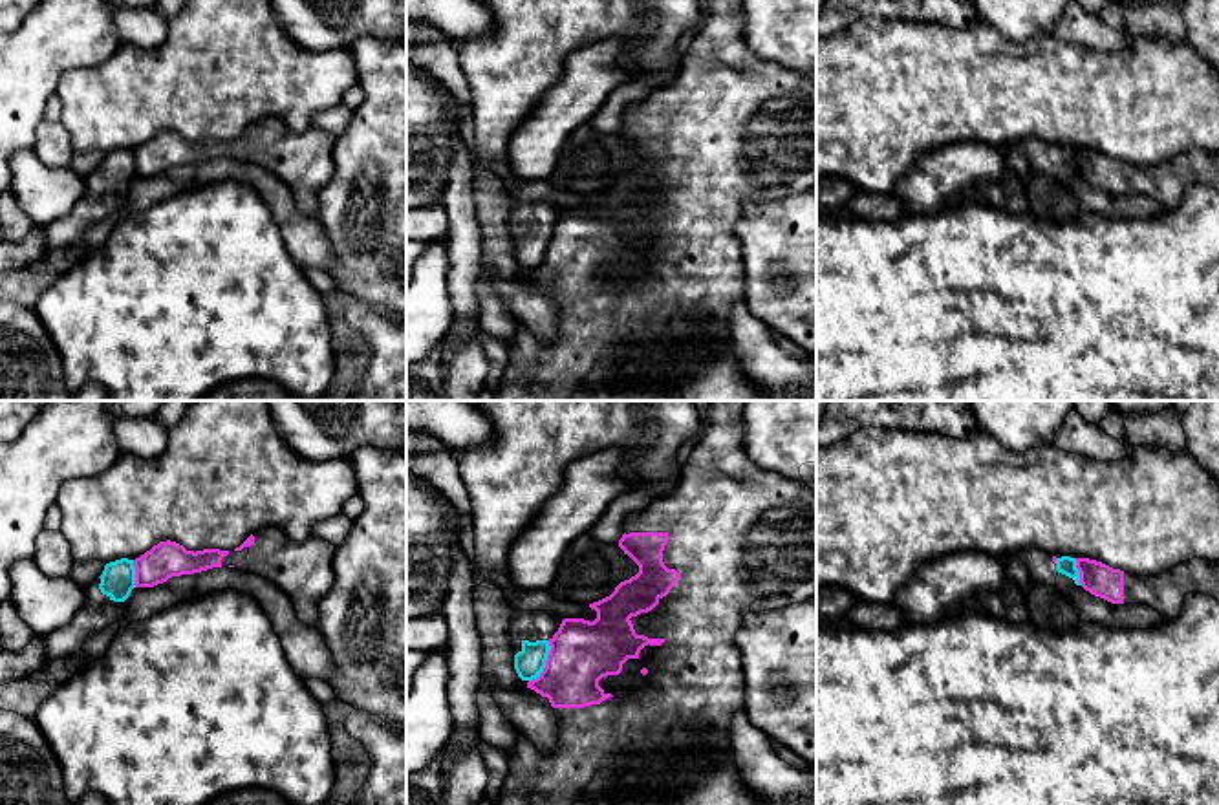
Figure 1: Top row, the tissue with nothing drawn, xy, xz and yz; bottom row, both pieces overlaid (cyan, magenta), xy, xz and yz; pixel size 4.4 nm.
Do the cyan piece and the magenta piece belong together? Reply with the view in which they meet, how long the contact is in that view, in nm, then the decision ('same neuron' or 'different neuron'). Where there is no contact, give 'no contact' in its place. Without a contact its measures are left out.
meets cyan in xz; contact 200 nm long; different neuron

